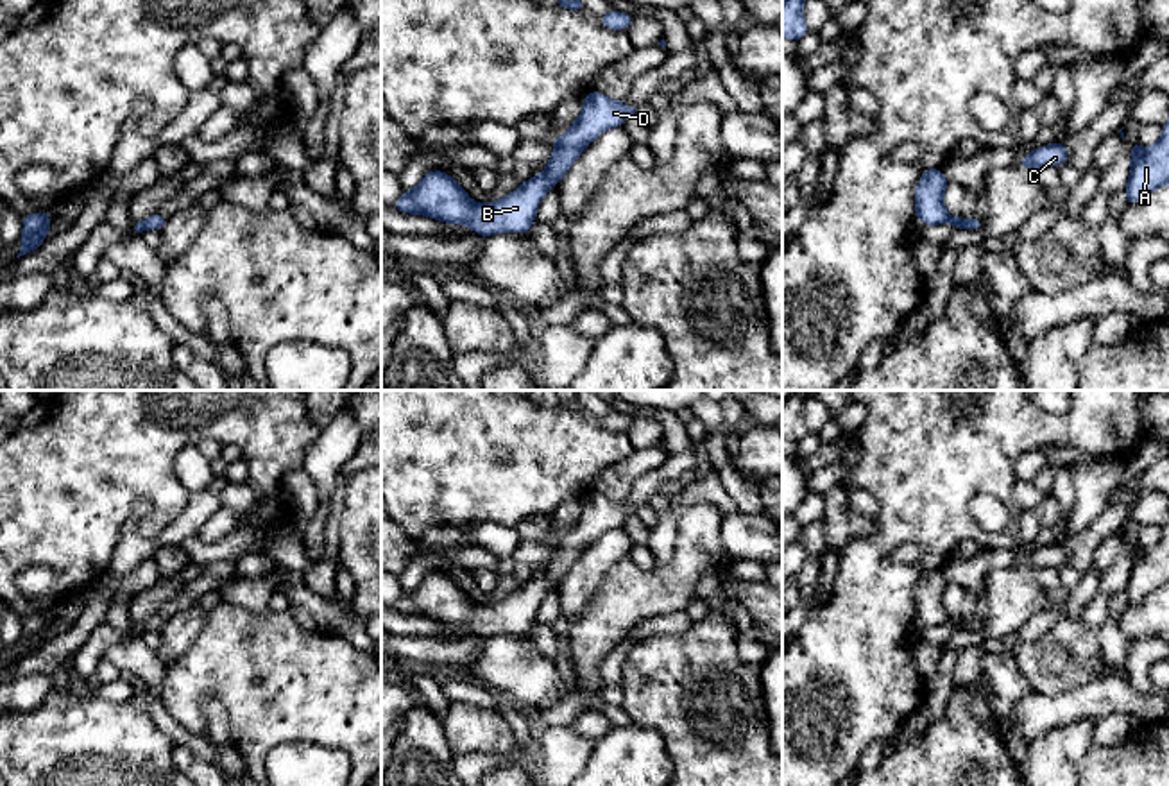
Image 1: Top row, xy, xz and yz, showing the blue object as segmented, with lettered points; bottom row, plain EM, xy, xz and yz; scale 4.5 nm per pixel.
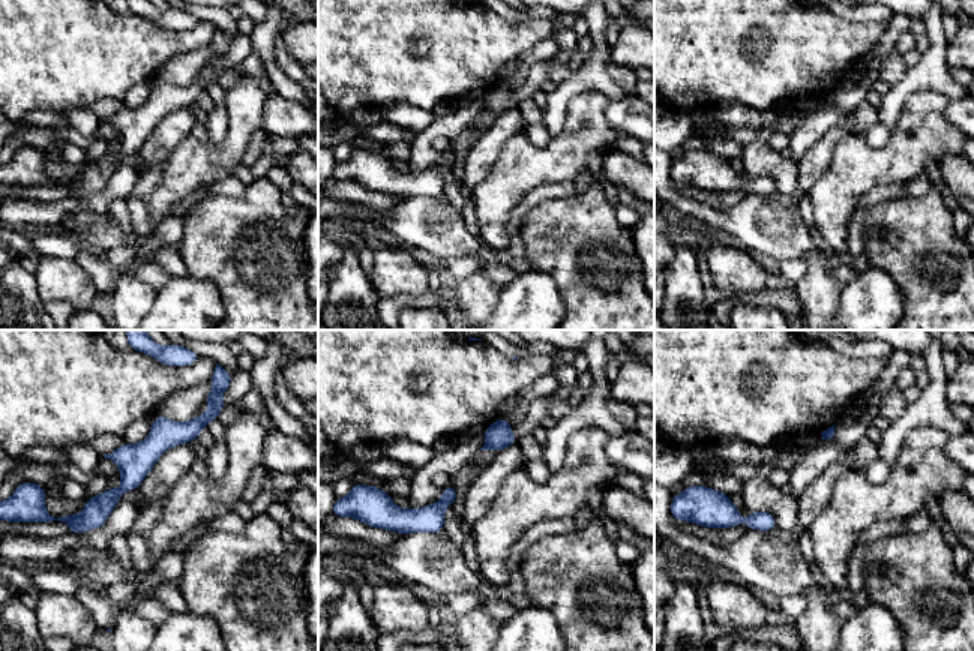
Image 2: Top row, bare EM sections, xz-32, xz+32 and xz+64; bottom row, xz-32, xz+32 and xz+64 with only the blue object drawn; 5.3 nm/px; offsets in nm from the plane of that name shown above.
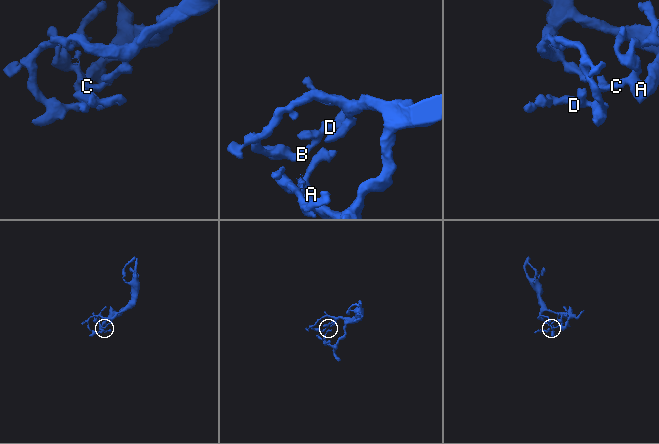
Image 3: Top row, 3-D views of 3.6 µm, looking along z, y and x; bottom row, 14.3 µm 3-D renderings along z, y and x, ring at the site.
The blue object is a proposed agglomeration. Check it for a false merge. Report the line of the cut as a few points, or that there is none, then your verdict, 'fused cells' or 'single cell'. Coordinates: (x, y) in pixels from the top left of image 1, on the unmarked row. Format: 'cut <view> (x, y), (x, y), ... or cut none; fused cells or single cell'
cut none; single cell

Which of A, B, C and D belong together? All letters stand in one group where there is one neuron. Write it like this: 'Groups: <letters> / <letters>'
Groups: A B C D

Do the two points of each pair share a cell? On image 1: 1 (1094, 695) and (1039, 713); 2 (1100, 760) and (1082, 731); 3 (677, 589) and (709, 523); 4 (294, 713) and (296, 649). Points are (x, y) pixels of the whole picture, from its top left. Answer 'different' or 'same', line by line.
1: same
2: different
3: same
4: same

